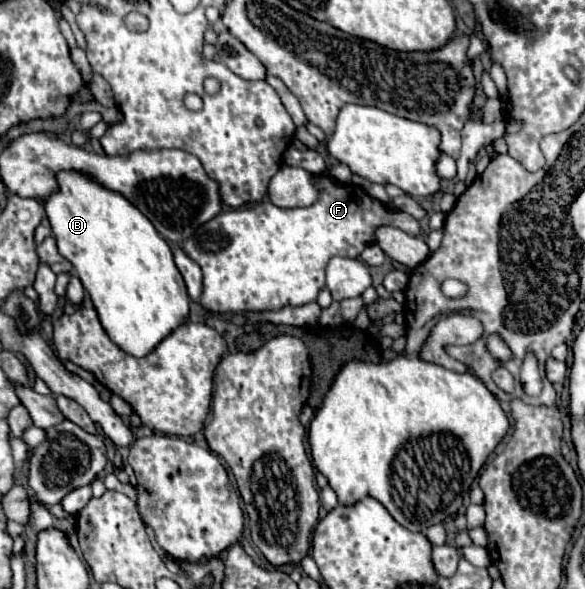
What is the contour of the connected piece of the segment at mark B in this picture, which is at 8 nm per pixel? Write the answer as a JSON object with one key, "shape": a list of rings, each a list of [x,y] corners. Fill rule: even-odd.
{"shape":[[[59,172],[57,182],[59,190],[47,198],[45,212],[59,252],[73,264],[73,270],[89,292],[109,338],[113,338],[113,342],[117,342],[117,346],[121,346],[129,356],[143,358],[145,354],[151,354],[177,326],[185,324],[189,316],[191,300],[183,276],[173,262],[169,244],[133,204],[129,204],[121,194],[99,186],[89,176],[79,172]]]}

